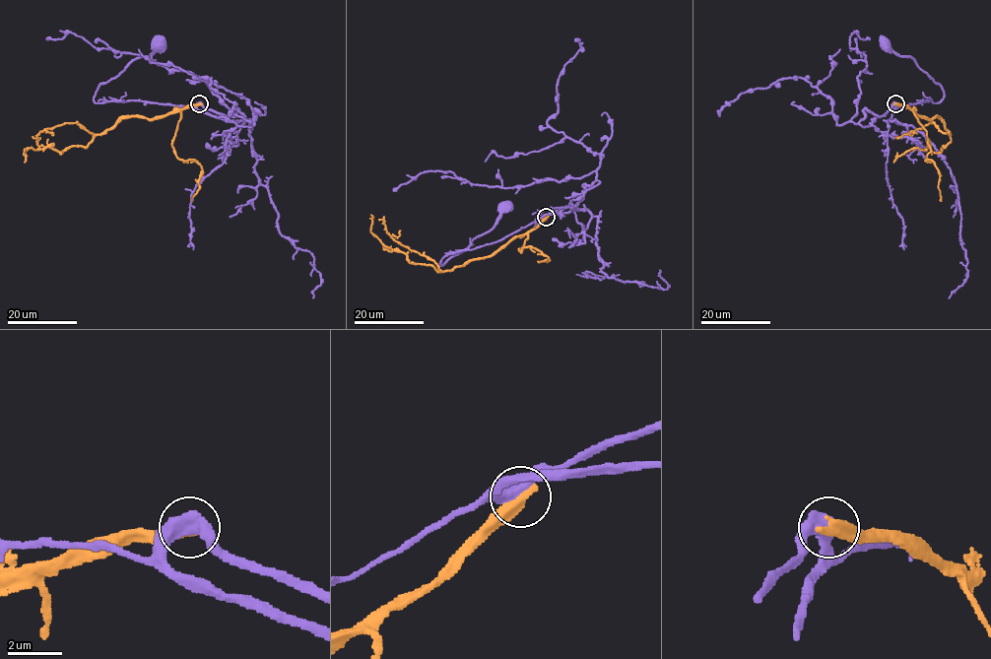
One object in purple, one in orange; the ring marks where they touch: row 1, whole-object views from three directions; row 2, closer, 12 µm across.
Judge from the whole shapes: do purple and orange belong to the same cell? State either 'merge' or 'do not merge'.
do not merge

